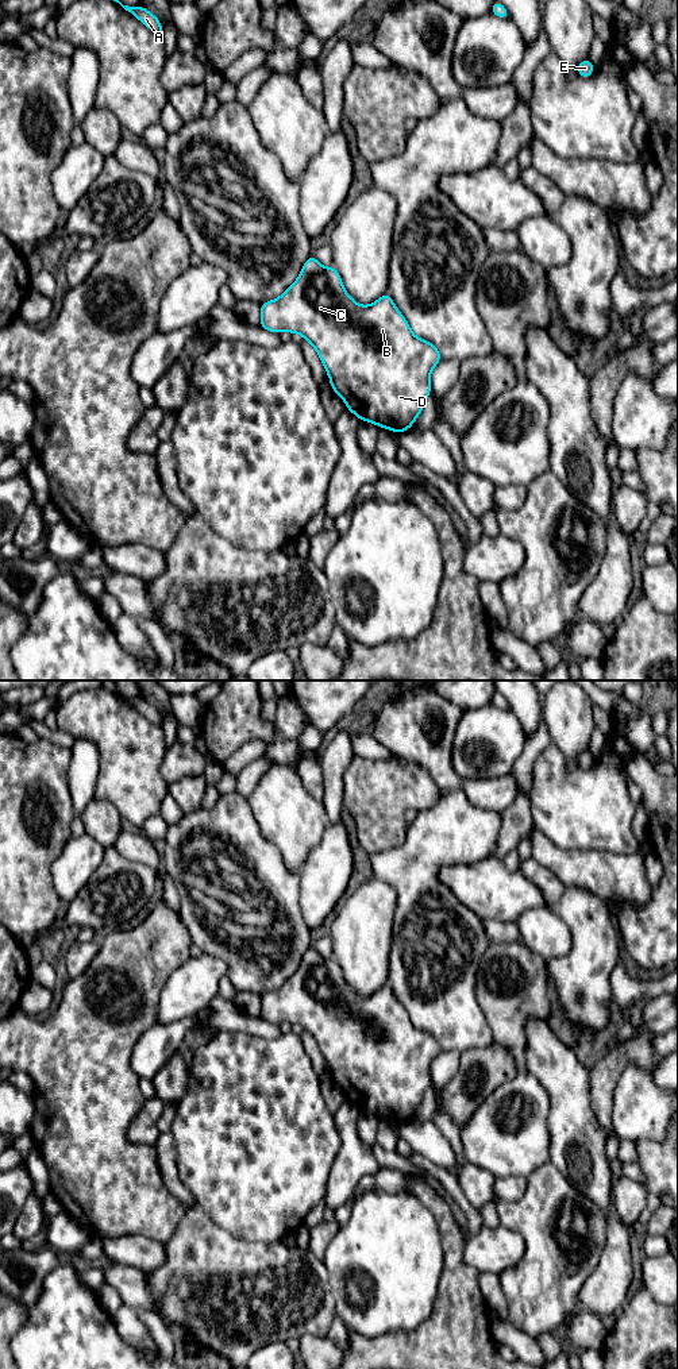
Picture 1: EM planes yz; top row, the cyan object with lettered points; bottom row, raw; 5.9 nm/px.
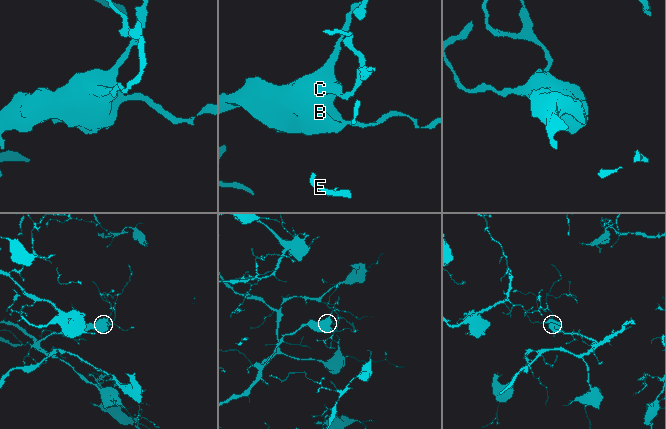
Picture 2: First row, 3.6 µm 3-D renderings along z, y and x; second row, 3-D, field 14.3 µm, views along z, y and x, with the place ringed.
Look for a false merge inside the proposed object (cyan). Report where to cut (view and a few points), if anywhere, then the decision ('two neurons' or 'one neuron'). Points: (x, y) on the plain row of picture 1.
no cut | one neuron

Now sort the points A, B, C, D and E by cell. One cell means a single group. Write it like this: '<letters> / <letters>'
A B C D E

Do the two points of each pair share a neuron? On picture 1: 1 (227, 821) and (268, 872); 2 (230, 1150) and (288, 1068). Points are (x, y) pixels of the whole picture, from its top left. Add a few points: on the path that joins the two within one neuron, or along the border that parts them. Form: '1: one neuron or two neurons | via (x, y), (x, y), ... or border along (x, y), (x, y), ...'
1: one neuron | via (239, 833), (261, 860)
2: one neuron | via (249, 1130), (262, 1117), (264, 1094), (268, 1088)

